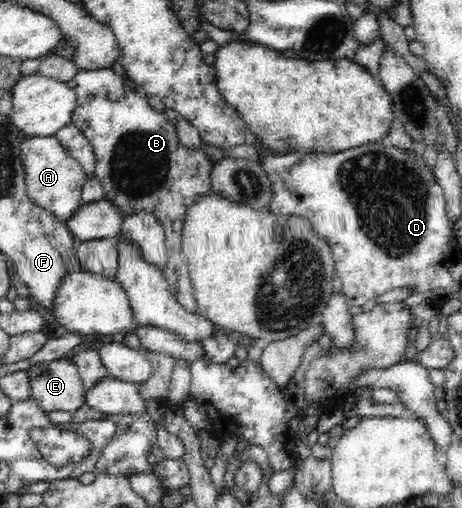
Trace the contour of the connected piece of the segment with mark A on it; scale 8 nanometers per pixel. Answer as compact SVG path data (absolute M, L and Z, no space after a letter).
M26 136L20 142L20 158L26 171L27 196L37 206L51 212L60 222L67 223L83 206L81 193L88 176L80 163L70 156L56 136Z

